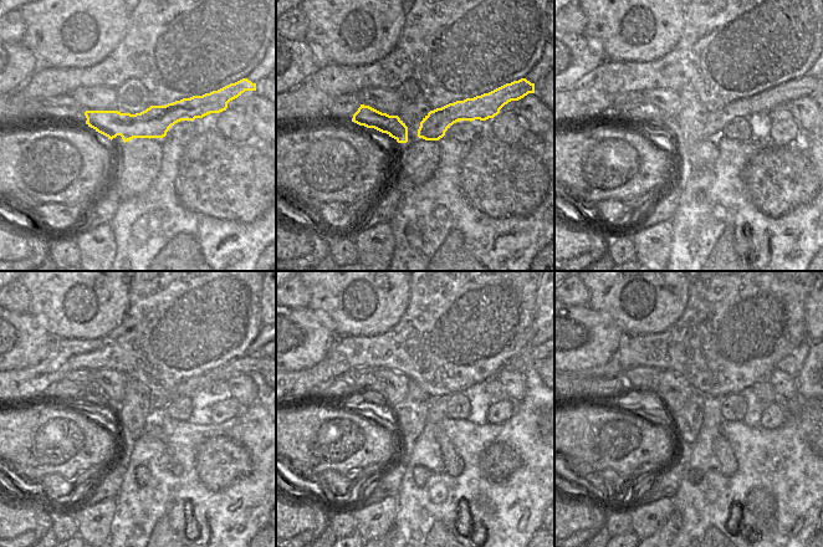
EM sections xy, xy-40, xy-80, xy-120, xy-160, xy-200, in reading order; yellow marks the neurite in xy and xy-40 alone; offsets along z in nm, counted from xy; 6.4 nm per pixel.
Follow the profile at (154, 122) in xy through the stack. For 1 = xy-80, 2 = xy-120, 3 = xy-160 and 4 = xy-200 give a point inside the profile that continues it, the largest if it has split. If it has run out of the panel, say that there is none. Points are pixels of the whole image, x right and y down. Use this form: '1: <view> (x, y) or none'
1: xy-80 (765, 102)
2: xy-120 (246, 364)
3: xy-160 (337, 388)
4: xy-200 (593, 387)

